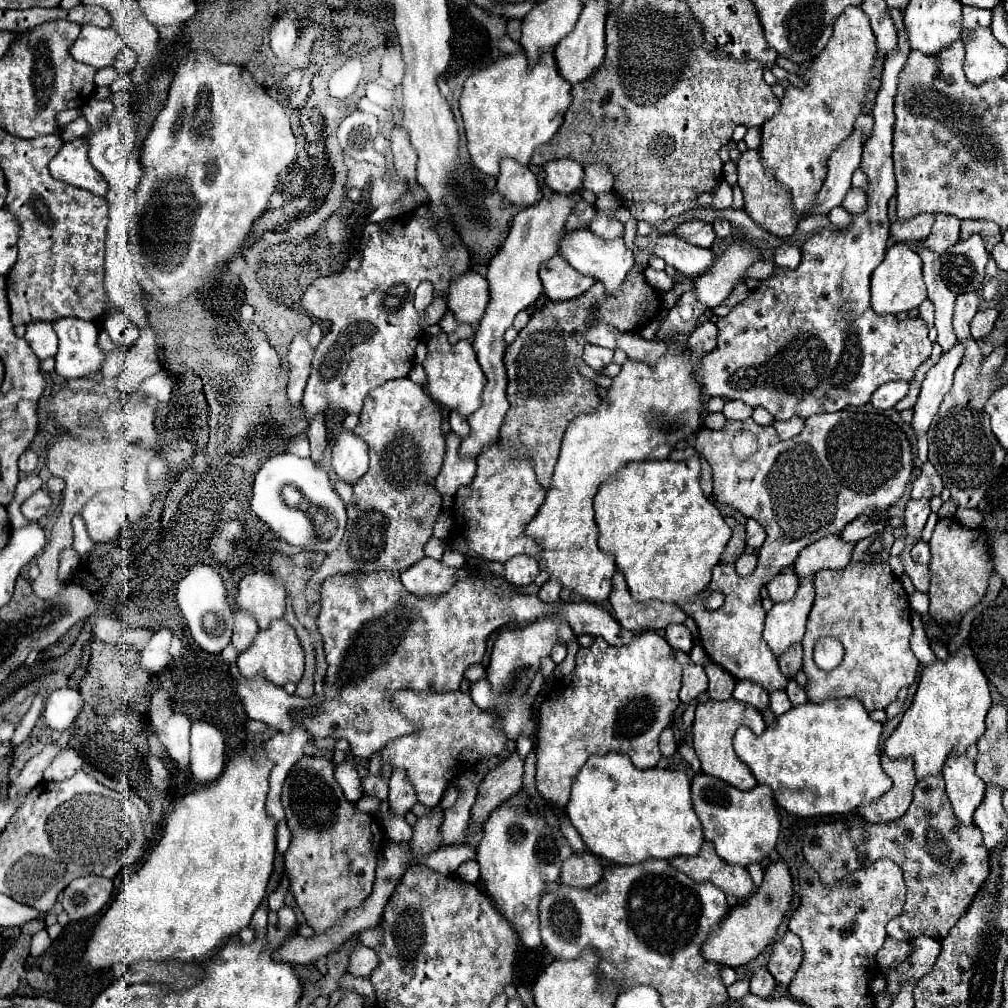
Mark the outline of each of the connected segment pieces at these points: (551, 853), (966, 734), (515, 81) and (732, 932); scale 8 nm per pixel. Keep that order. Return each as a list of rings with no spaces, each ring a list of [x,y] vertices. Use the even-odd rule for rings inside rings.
[[[501,804],[483,824],[483,840],[477,848],[481,882],[493,898],[495,908],[513,924],[519,940],[527,948],[539,948],[539,900],[547,884],[559,880],[561,864],[573,854],[561,830],[533,818],[529,812]]]
[[[965,644],[955,656],[925,666],[919,676],[913,704],[903,714],[897,730],[887,738],[883,752],[889,758],[913,758],[917,780],[941,774],[943,762],[949,754],[963,754],[985,732],[985,716],[989,708],[991,692],[987,678],[971,648]]]
[[[517,52],[473,72],[465,80],[459,110],[465,124],[467,148],[475,166],[489,176],[497,176],[503,158],[529,164],[533,150],[551,140],[561,126],[571,102],[569,90],[571,84],[559,74],[551,52],[543,54],[533,68],[527,64],[525,52]]]
[[[779,860],[765,870],[765,880],[759,886],[759,890],[751,898],[747,898],[743,904],[737,904],[735,908],[731,908],[727,918],[713,930],[713,934],[703,944],[703,956],[707,960],[719,962],[731,968],[743,966],[749,960],[757,958],[763,952],[763,948],[775,938],[777,928],[789,910],[791,898],[793,898],[793,878],[787,864]]]

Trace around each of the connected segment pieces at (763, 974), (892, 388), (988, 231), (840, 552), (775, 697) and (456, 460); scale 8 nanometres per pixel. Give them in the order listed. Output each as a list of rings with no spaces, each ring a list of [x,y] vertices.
[[[759,968],[751,978],[751,994],[759,998],[769,998],[775,988],[775,978],[769,974],[767,968]]]
[[[895,380],[889,384],[881,384],[881,388],[877,388],[877,392],[873,392],[871,396],[871,404],[877,410],[889,410],[893,408],[909,390],[909,384],[905,380]]]
[[[961,220],[961,240],[965,240],[971,234],[981,234],[981,238],[987,244],[987,250],[1001,242],[1001,230],[991,220]]]
[[[829,534],[829,536],[823,536],[821,540],[815,540],[813,544],[805,546],[799,552],[793,568],[799,578],[813,576],[815,572],[819,572],[823,568],[841,570],[851,562],[851,552],[853,552],[853,544],[841,540],[835,534]]]
[[[775,690],[775,692],[769,692],[769,708],[781,716],[785,714],[789,708],[791,708],[791,702],[787,698],[787,692],[785,690]]]
[[[447,434],[445,438],[447,442],[447,450],[445,450],[445,456],[443,456],[443,468],[437,476],[437,492],[443,496],[455,496],[457,488],[459,486],[467,486],[473,476],[475,476],[475,458],[459,458],[459,444],[461,444],[461,438],[457,434]]]

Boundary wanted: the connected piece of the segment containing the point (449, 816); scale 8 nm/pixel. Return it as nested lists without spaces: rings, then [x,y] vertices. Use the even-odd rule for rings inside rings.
[[[465,790],[459,792],[461,796],[457,802],[443,812],[443,822],[441,822],[441,842],[445,846],[457,844],[465,830],[469,828],[469,818],[471,818],[471,806],[475,802],[473,794],[467,794]]]

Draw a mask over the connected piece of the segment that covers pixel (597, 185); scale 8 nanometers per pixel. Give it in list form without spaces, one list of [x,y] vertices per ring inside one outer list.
[[[589,164],[585,166],[585,178],[583,178],[583,190],[589,190],[593,194],[603,194],[613,188],[613,176],[605,164]]]

